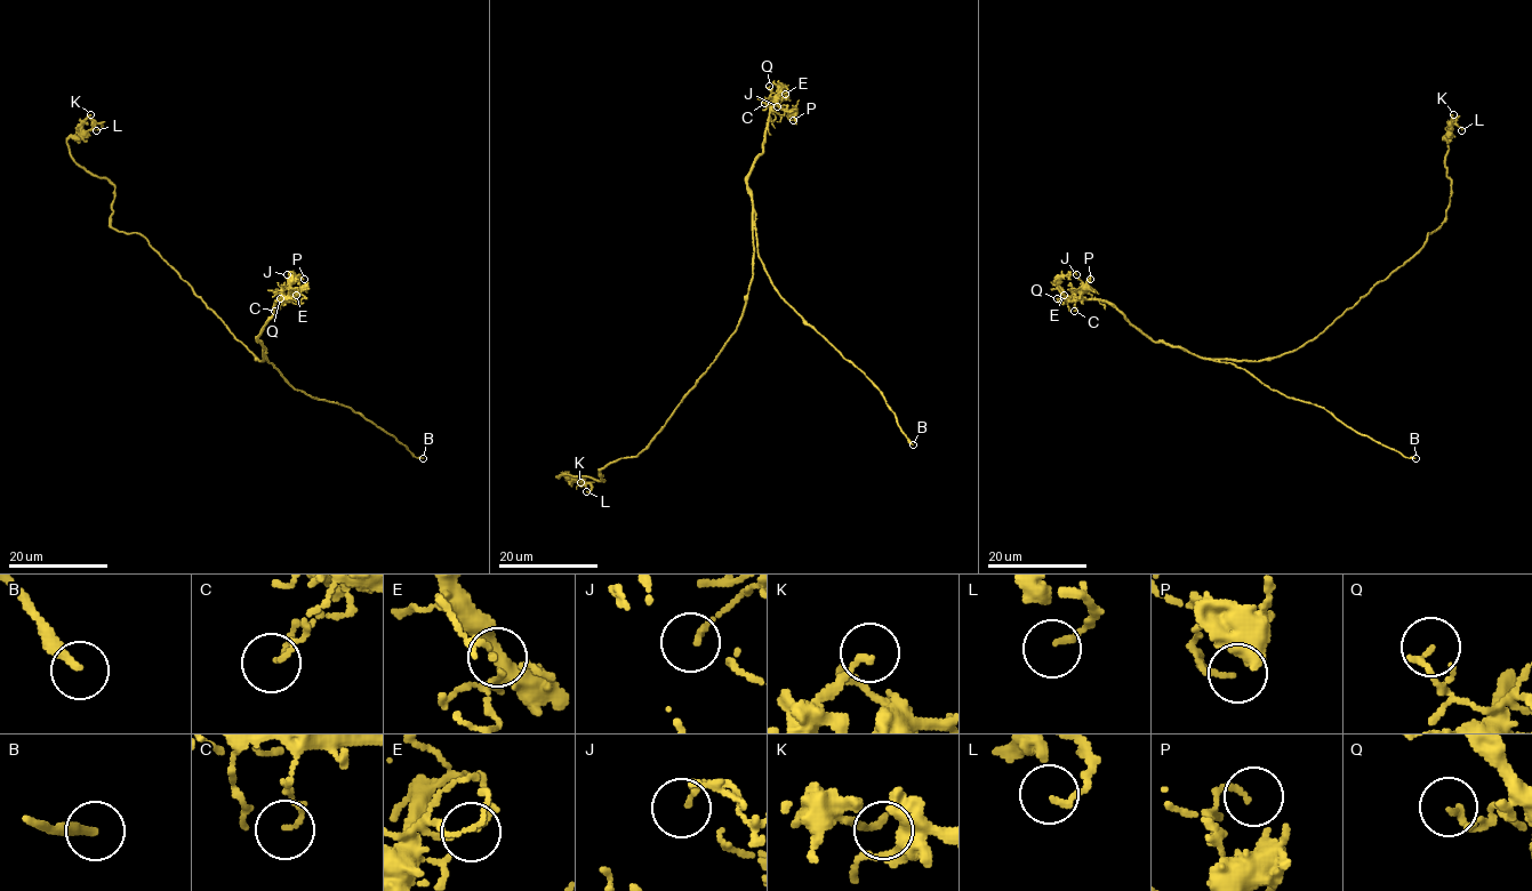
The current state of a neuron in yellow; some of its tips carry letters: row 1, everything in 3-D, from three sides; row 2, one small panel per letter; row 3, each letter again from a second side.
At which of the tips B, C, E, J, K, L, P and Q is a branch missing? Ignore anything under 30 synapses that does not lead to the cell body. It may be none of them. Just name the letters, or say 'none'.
B

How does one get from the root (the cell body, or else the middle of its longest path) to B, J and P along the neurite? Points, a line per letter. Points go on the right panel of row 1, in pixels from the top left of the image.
B: (1300, 347), (1262, 361), (1201, 356), (1241, 367), (1272, 390), (1321, 406), (1358, 433), (1408, 458), (1416, 458)
J: (1300, 347), (1262, 361), (1204, 360), (1154, 342), (1104, 300), (1069, 298), (1059, 280), (1071, 272), (1076, 274)
P: (1300, 347), (1262, 361), (1204, 360), (1163, 342), (1154, 342), (1104, 300), (1076, 299), (1090, 279)

